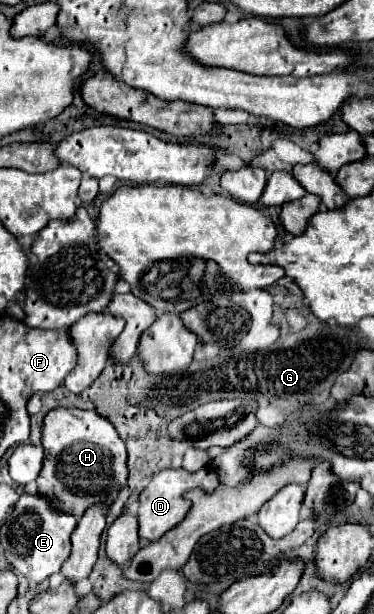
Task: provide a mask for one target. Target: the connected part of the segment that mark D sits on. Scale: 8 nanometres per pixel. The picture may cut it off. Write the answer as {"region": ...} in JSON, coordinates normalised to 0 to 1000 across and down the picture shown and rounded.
{"region":[[[540,762],[529,769],[497,769],[497,765],[428,765],[422,772],[406,775],[401,788],[374,801],[374,827],[369,827],[369,870],[380,879],[412,883],[433,876],[455,860],[465,860],[476,850],[492,847],[497,834],[508,831],[513,818],[497,811],[497,801],[513,795],[540,795],[540,798],[567,798],[583,792],[578,769],[572,762]]]}

